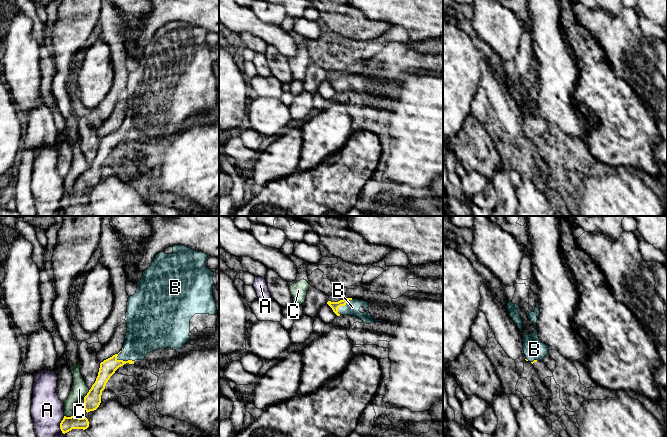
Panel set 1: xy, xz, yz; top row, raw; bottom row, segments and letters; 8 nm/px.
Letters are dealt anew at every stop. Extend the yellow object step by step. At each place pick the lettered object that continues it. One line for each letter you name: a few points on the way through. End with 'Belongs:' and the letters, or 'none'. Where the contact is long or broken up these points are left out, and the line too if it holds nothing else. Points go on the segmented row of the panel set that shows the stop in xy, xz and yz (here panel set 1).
B: Path across: xy (108, 367), (116, 361), (124, 361), (142, 337)
Belongs: B

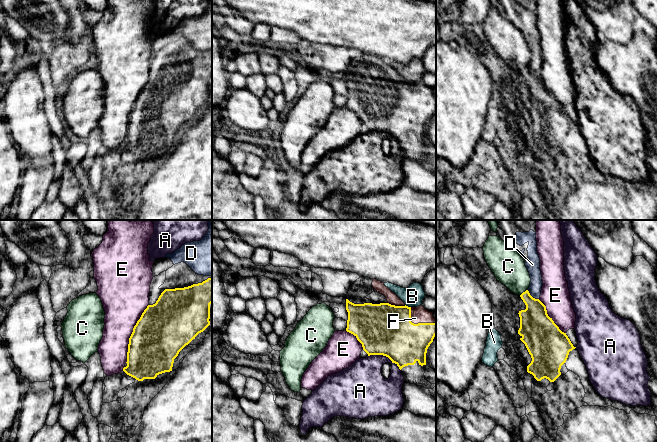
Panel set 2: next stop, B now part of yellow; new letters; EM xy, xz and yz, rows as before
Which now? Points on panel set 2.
Belongs: F

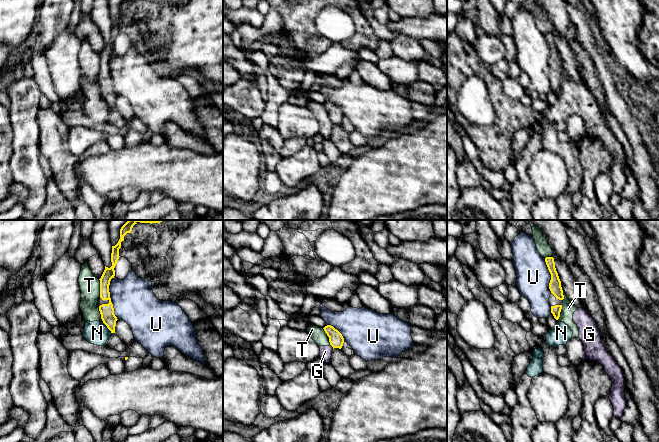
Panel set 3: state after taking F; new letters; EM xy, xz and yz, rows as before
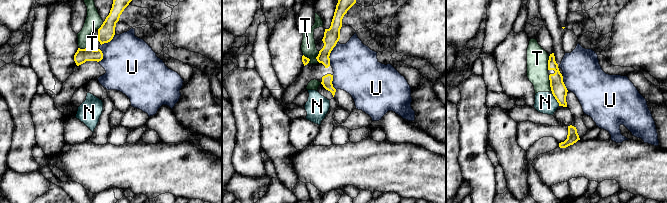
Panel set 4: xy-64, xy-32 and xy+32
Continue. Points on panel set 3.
Belongs: none

